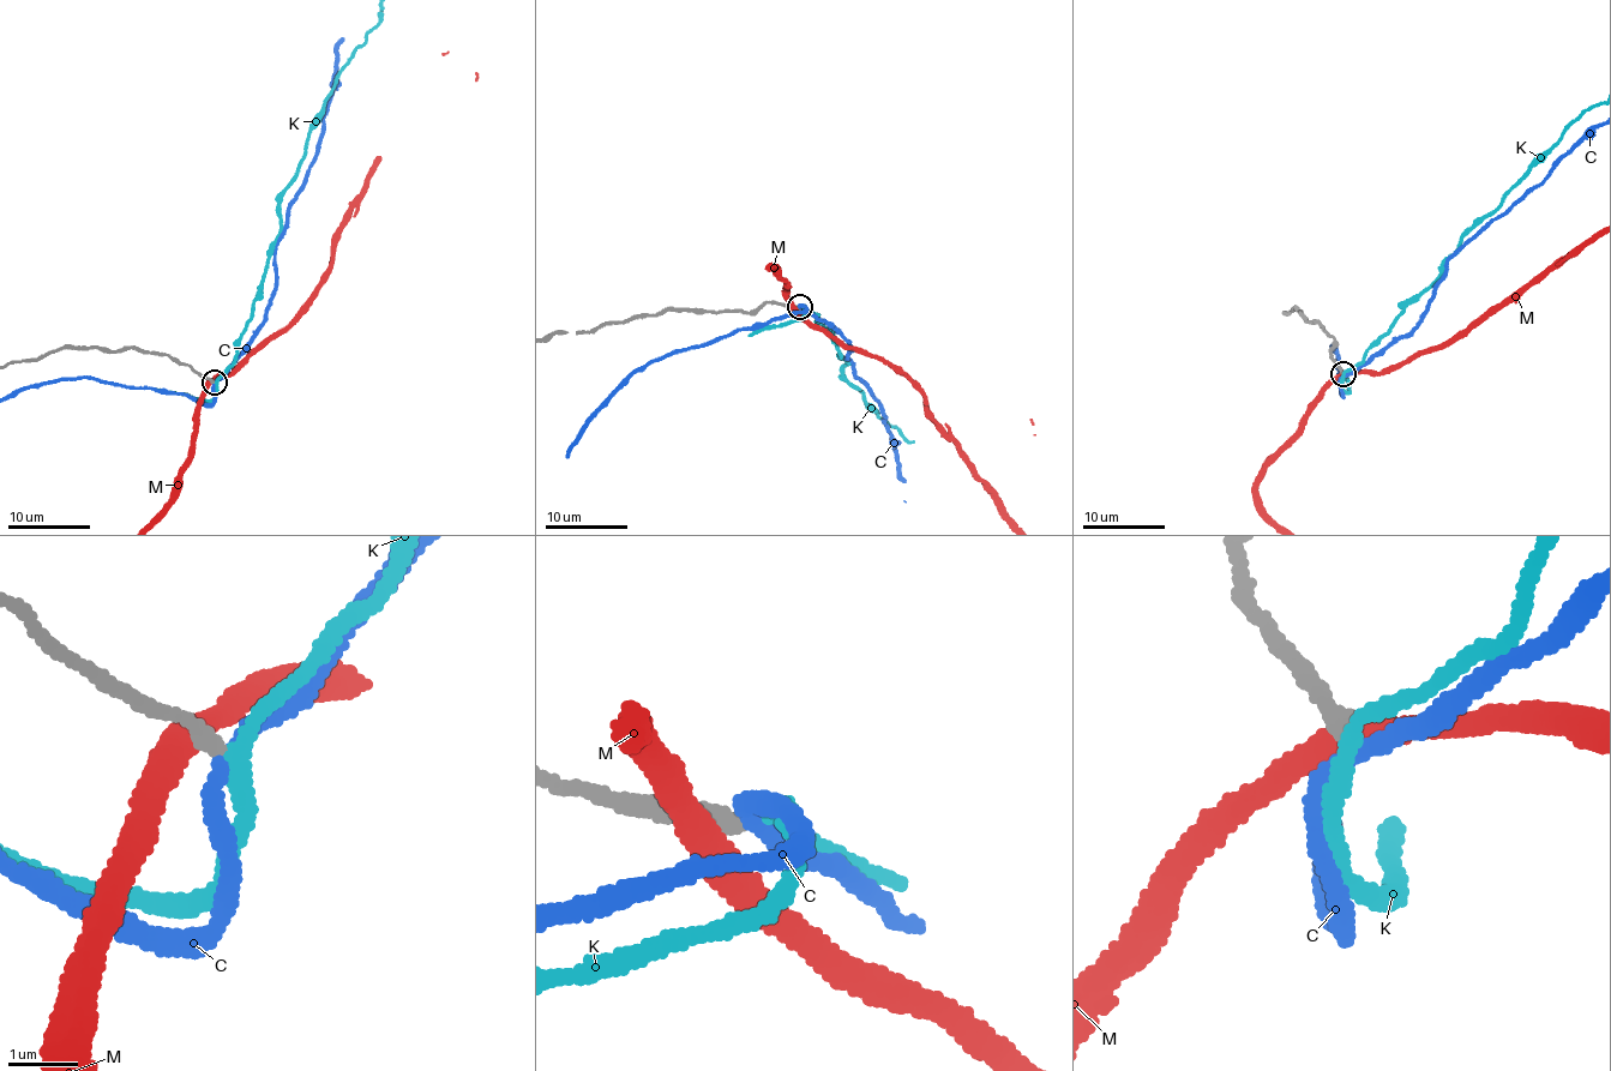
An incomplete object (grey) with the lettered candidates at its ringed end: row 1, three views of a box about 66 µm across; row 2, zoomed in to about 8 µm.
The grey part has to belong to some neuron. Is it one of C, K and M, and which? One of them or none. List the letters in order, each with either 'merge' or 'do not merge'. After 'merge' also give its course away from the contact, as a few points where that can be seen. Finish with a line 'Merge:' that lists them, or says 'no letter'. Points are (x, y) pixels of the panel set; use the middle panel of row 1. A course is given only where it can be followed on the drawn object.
C: do not merge
K: merge
M: do not merge
Merge: K

